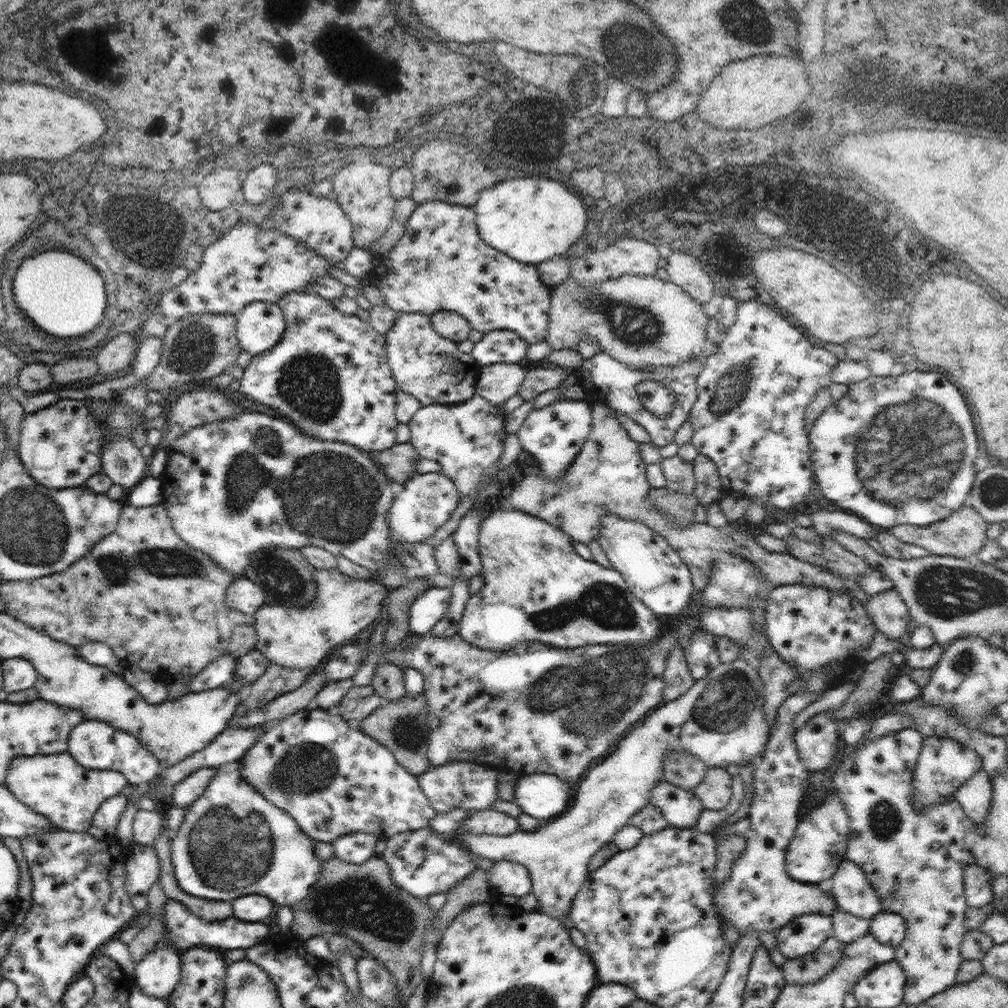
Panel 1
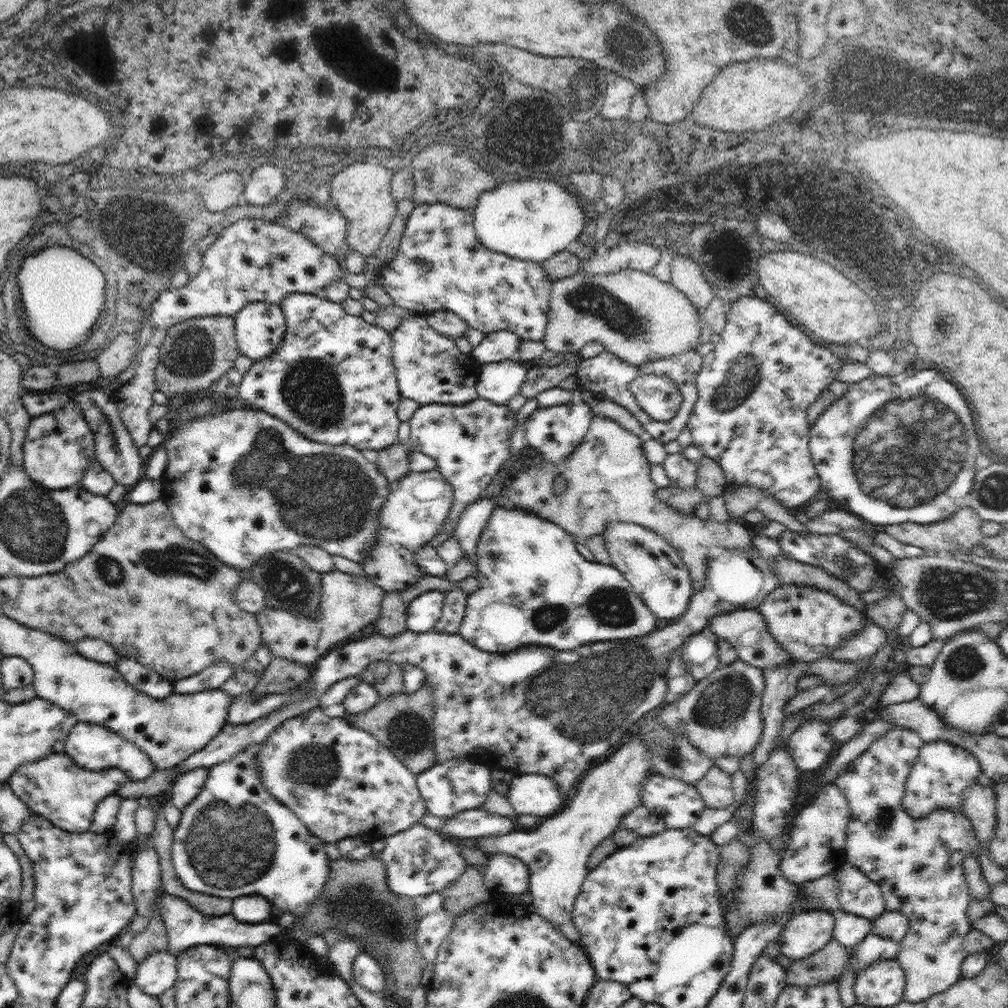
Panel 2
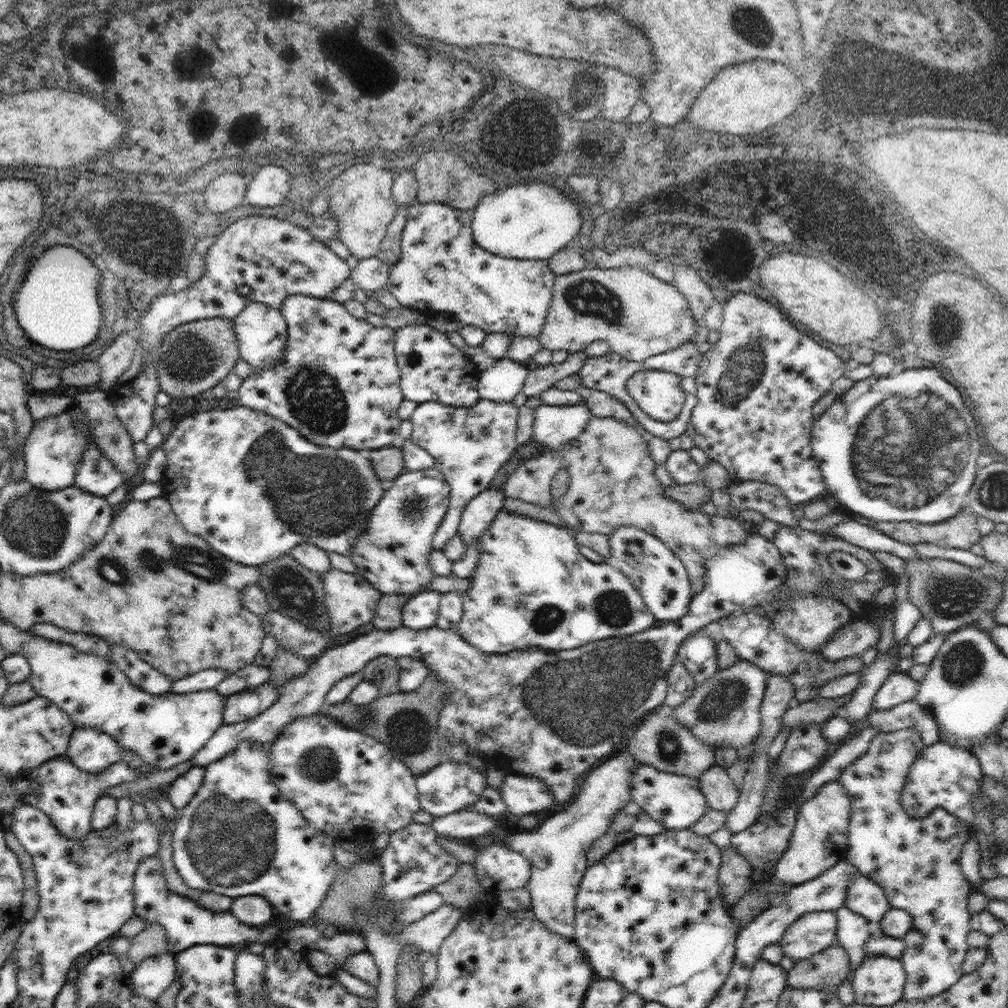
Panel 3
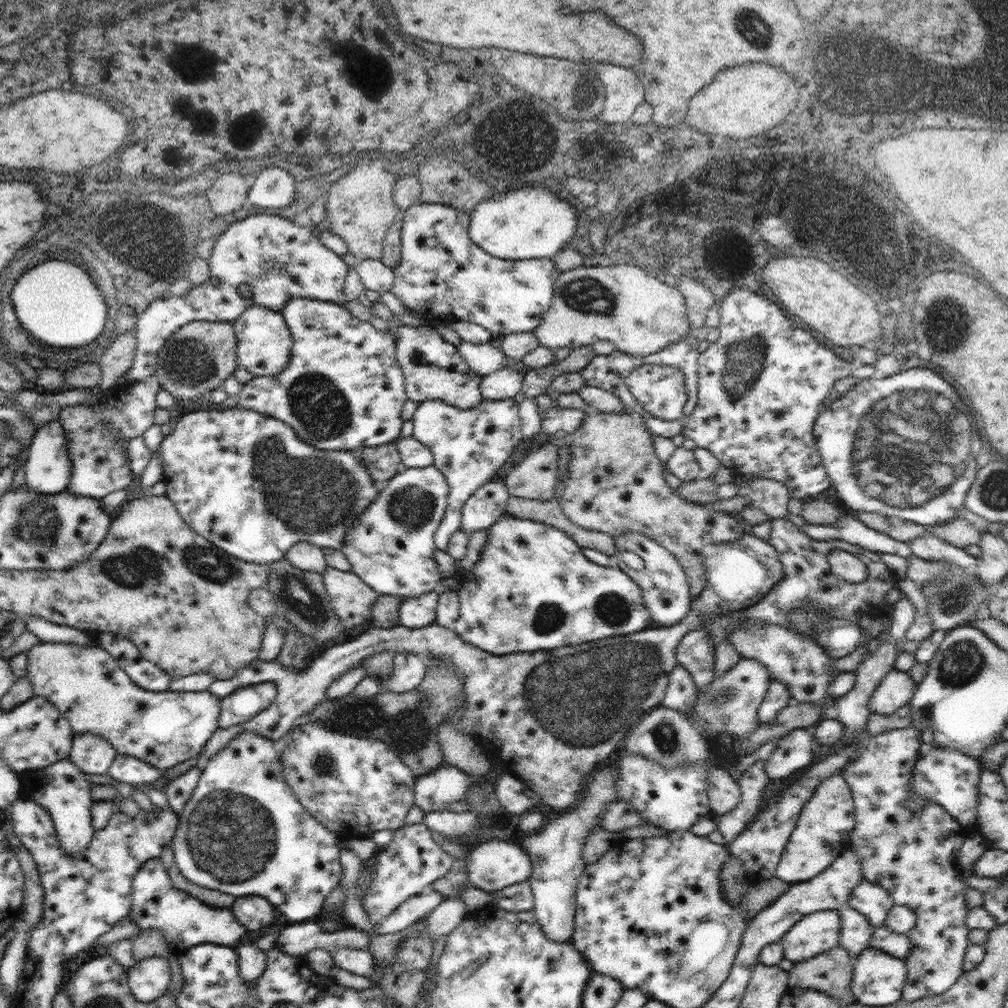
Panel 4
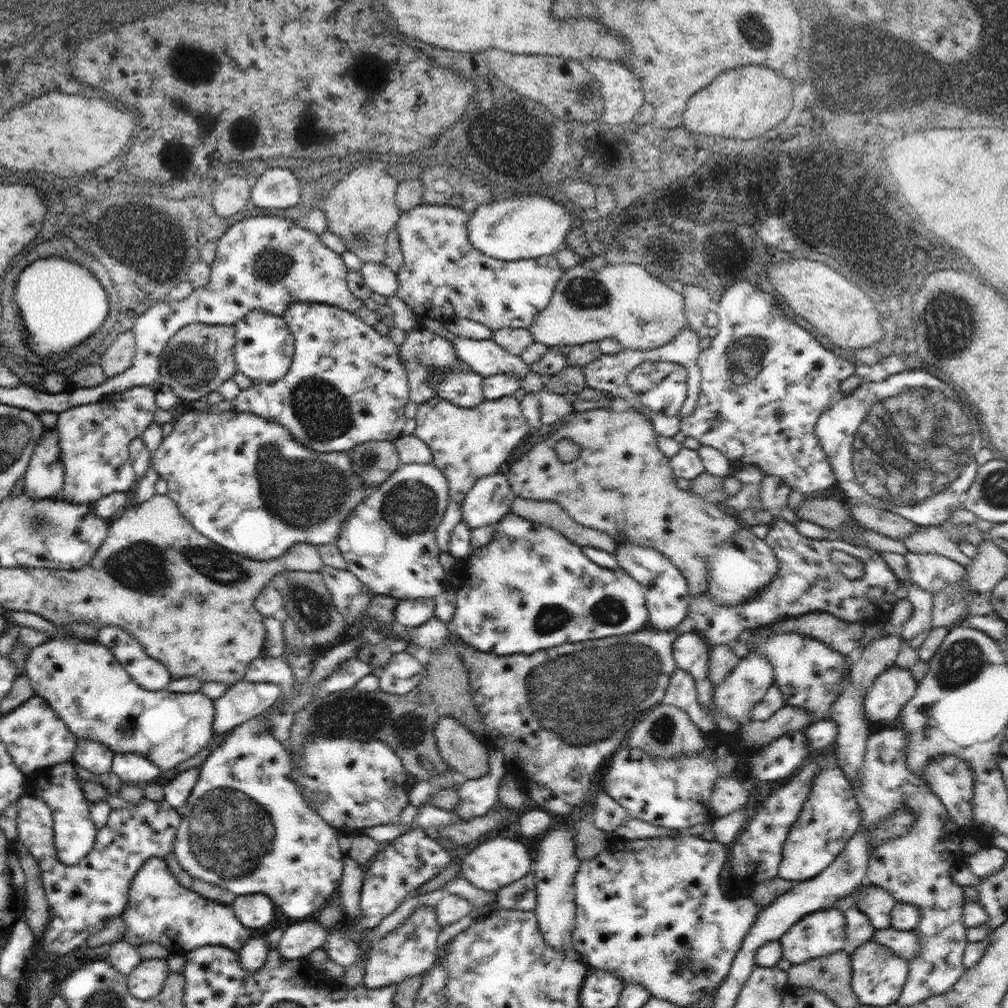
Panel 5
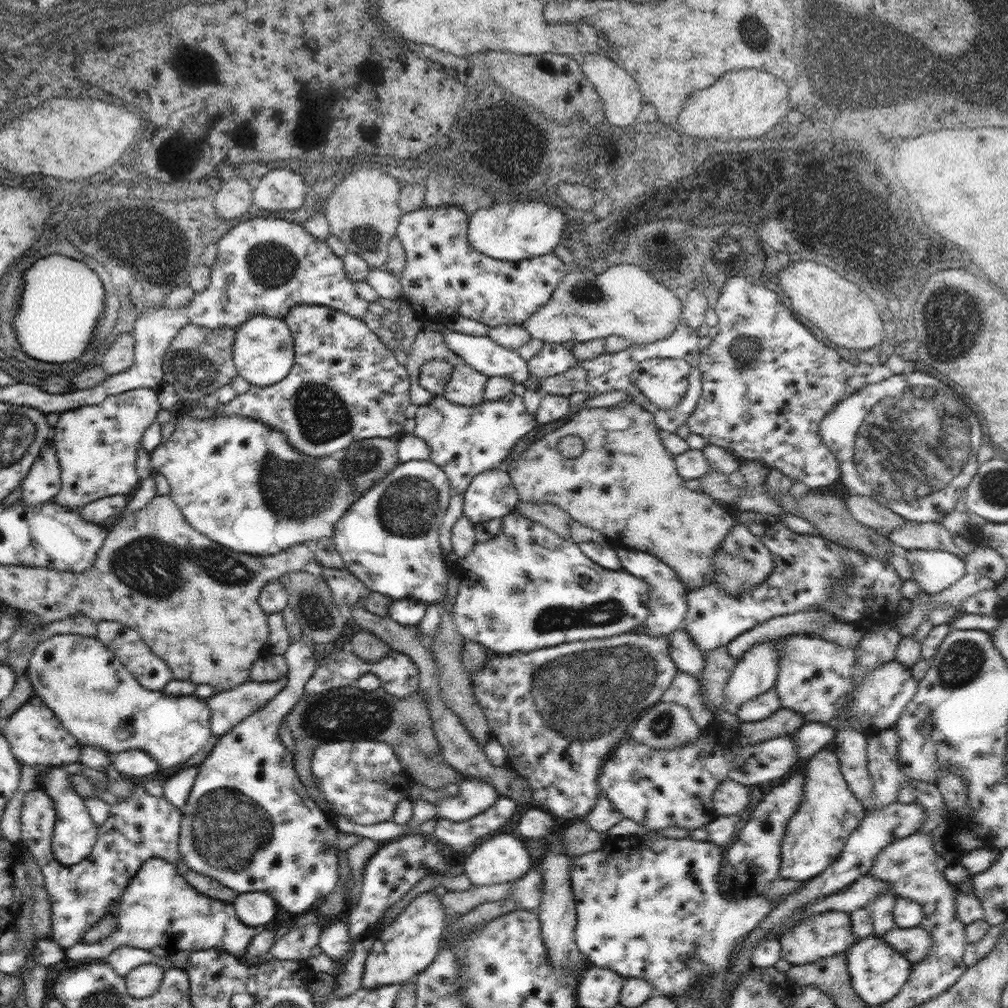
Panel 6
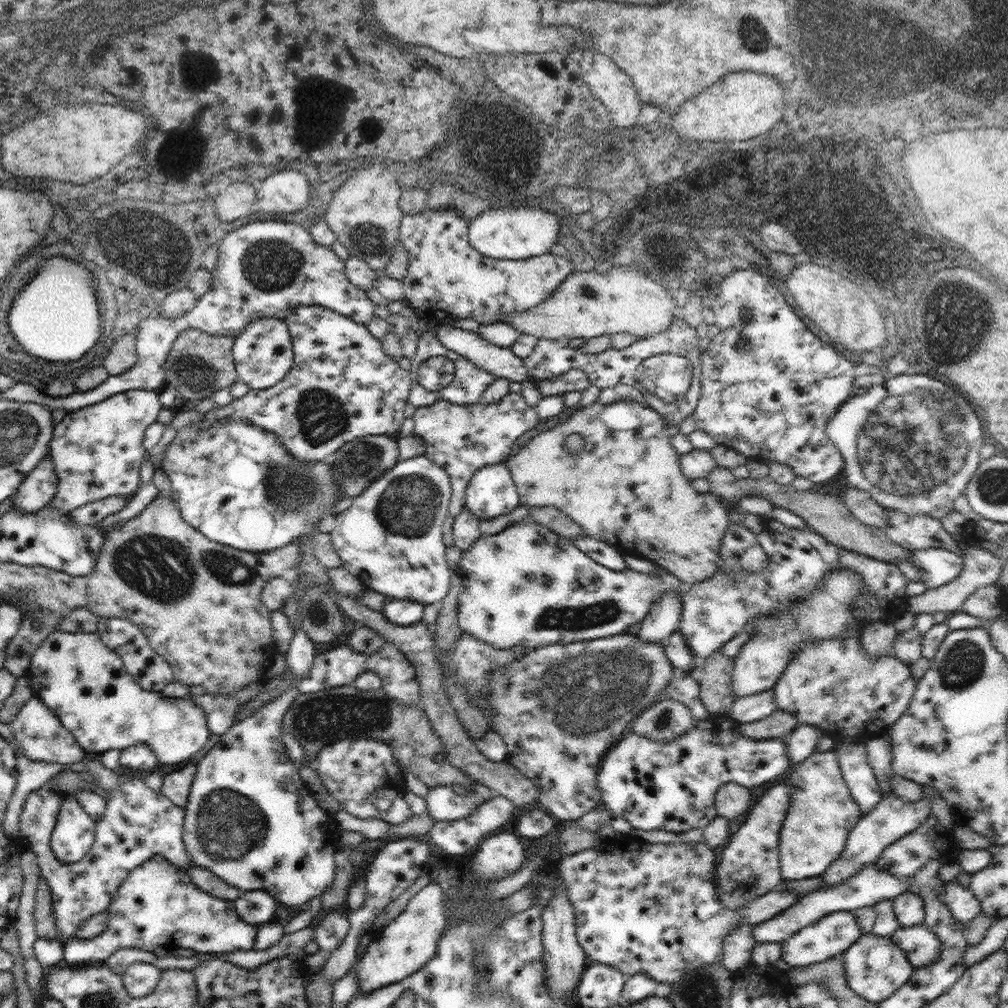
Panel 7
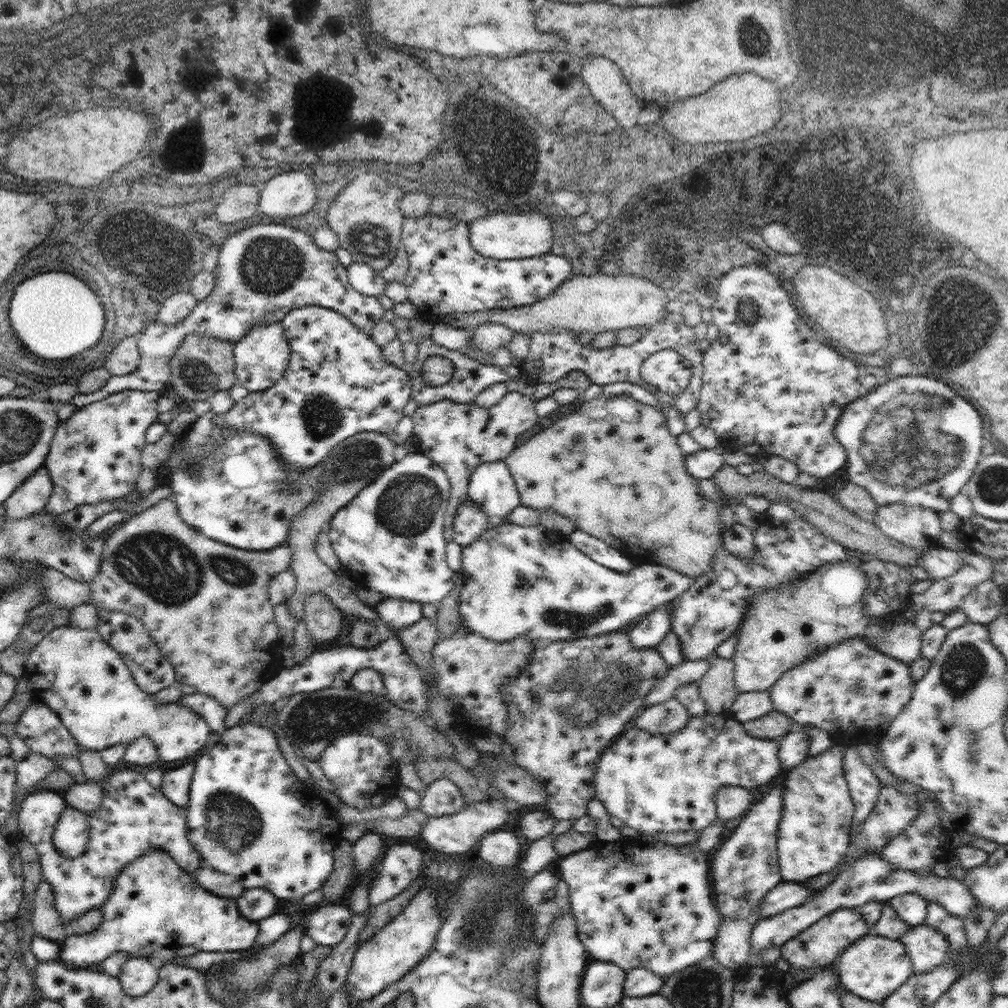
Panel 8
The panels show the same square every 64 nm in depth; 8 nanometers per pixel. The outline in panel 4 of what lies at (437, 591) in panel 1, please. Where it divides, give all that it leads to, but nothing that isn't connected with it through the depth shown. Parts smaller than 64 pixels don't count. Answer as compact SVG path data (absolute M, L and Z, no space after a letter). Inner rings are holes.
M428 592L416 598L403 599L400 605L399 622L408 628L422 628L436 620L437 592Z

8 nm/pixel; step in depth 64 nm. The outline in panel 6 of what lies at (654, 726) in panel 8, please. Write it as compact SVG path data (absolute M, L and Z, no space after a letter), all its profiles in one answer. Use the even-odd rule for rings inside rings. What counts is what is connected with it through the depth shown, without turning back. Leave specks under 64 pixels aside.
M660 701L636 721L627 737L644 742L655 750L671 750L693 742L699 738L700 731L702 729L698 727L686 706Z

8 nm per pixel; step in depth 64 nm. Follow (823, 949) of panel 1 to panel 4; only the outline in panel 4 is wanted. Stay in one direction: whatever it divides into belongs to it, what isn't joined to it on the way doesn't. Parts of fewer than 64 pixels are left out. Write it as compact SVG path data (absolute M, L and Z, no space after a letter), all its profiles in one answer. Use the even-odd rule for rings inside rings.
M839 945L812 959L794 964L788 971L788 984L826 993L832 999L840 1001L842 1007L846 1007L856 1002L850 989L852 968L850 953Z

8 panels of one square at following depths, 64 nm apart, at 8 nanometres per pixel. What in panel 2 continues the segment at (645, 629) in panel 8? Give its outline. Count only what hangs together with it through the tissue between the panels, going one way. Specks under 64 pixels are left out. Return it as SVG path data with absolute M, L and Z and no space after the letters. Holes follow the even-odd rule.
M610 522L606 526L602 537L604 537L604 545L608 549L611 564L630 582L634 592L640 596L644 604L646 604L662 624L664 624L662 620L675 620L687 611L690 599L694 593L690 572L688 572L687 564L683 560L680 560L680 556L678 556L676 550L666 540L653 530L632 522Z

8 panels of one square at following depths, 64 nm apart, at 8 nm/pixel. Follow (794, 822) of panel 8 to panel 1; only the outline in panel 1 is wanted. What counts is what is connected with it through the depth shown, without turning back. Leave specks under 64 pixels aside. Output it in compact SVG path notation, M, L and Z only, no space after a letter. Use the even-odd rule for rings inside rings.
M830 792L822 803L810 810L796 825L796 833L788 845L786 870L788 876L803 883L829 883L838 866L845 859L850 818L842 799Z

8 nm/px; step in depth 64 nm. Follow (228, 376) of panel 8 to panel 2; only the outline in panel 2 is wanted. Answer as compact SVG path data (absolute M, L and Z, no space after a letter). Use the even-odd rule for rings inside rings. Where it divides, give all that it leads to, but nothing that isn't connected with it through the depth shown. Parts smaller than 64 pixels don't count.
M202 316L178 322L167 329L159 347L159 362L154 380L156 390L171 397L210 388L233 368L240 355L234 317Z

